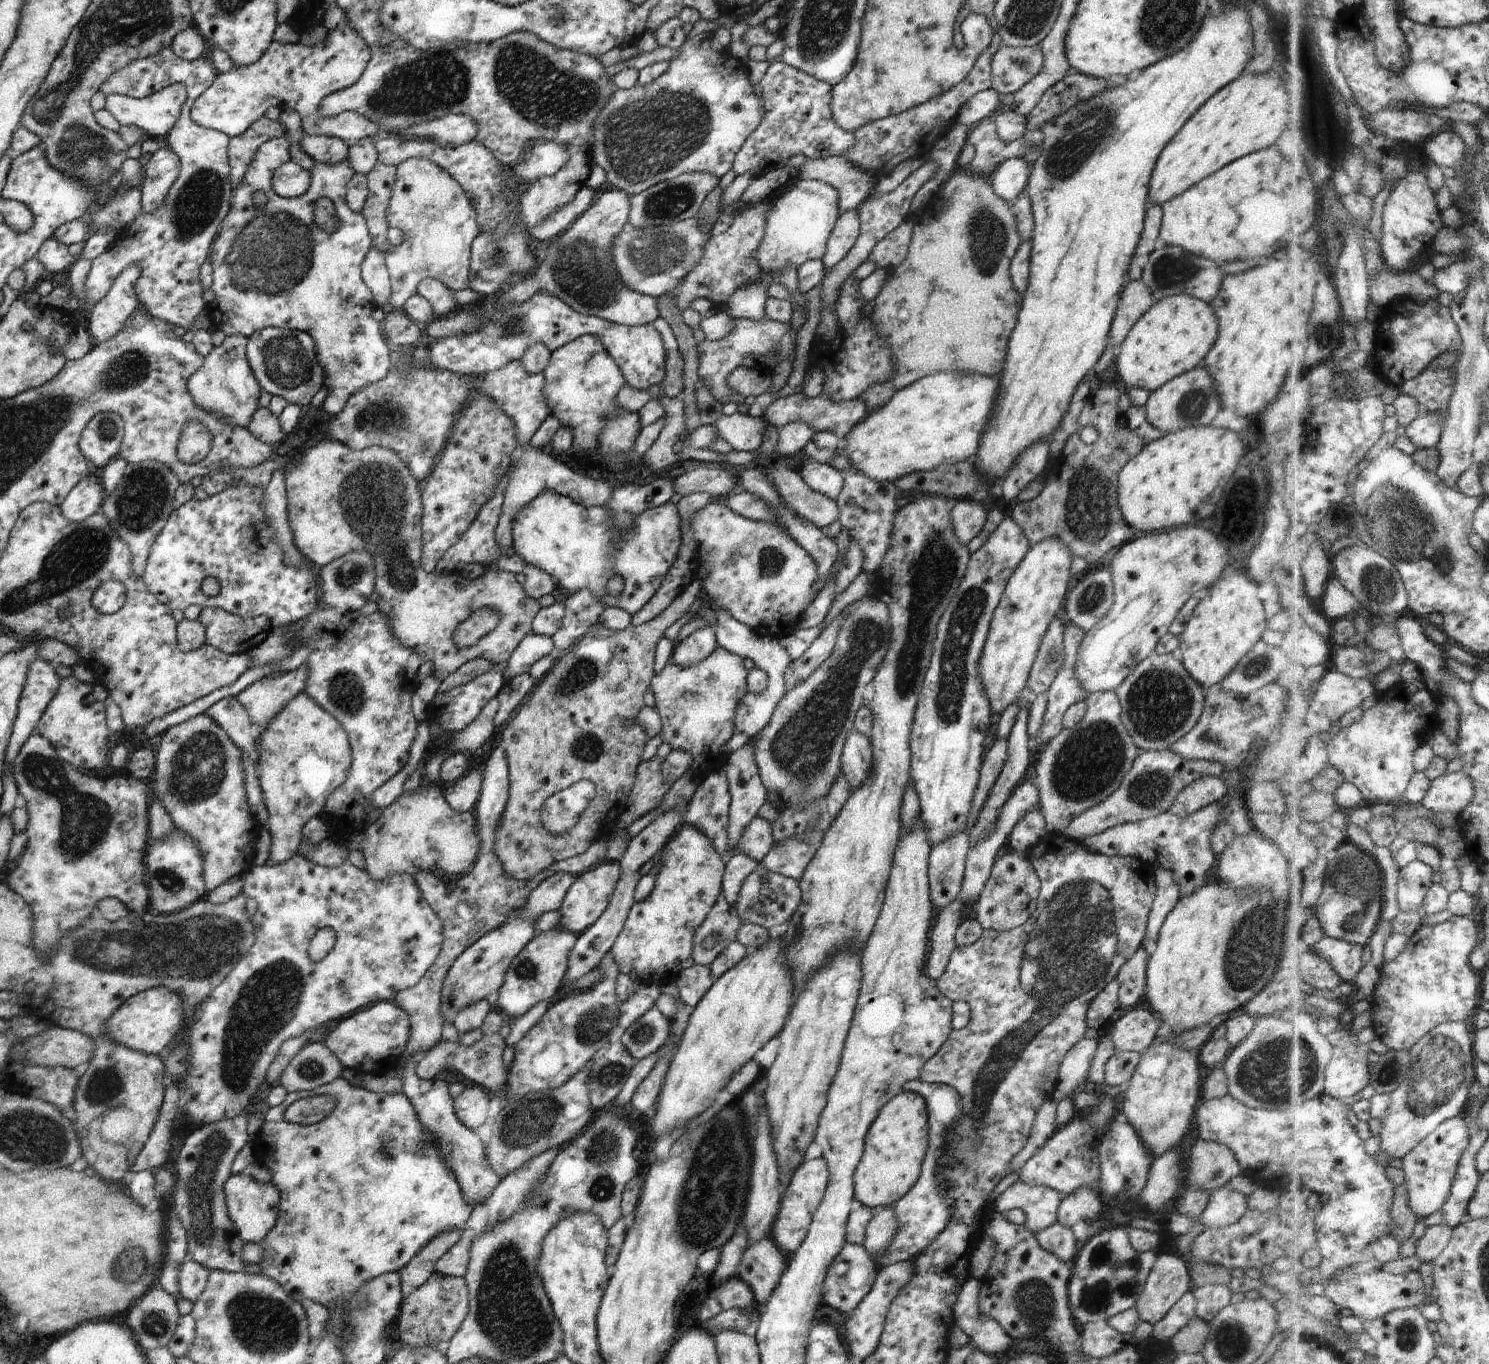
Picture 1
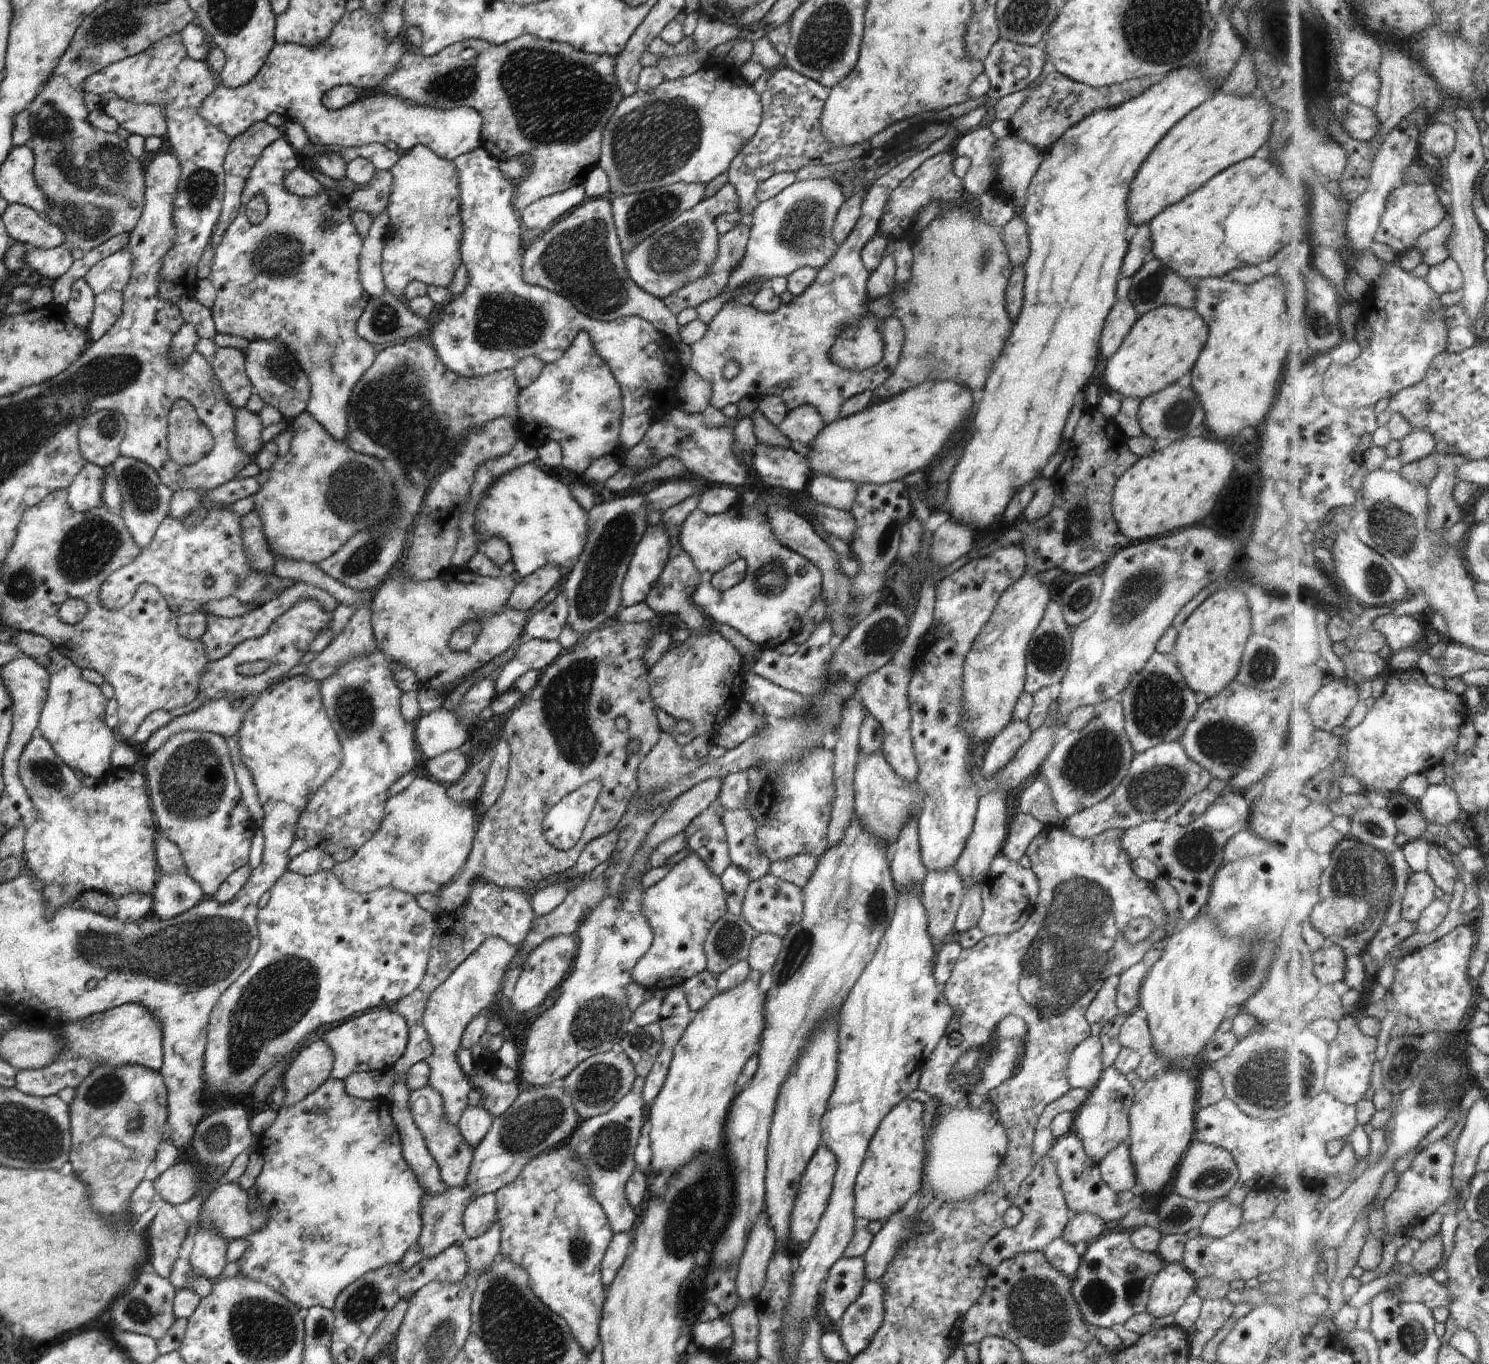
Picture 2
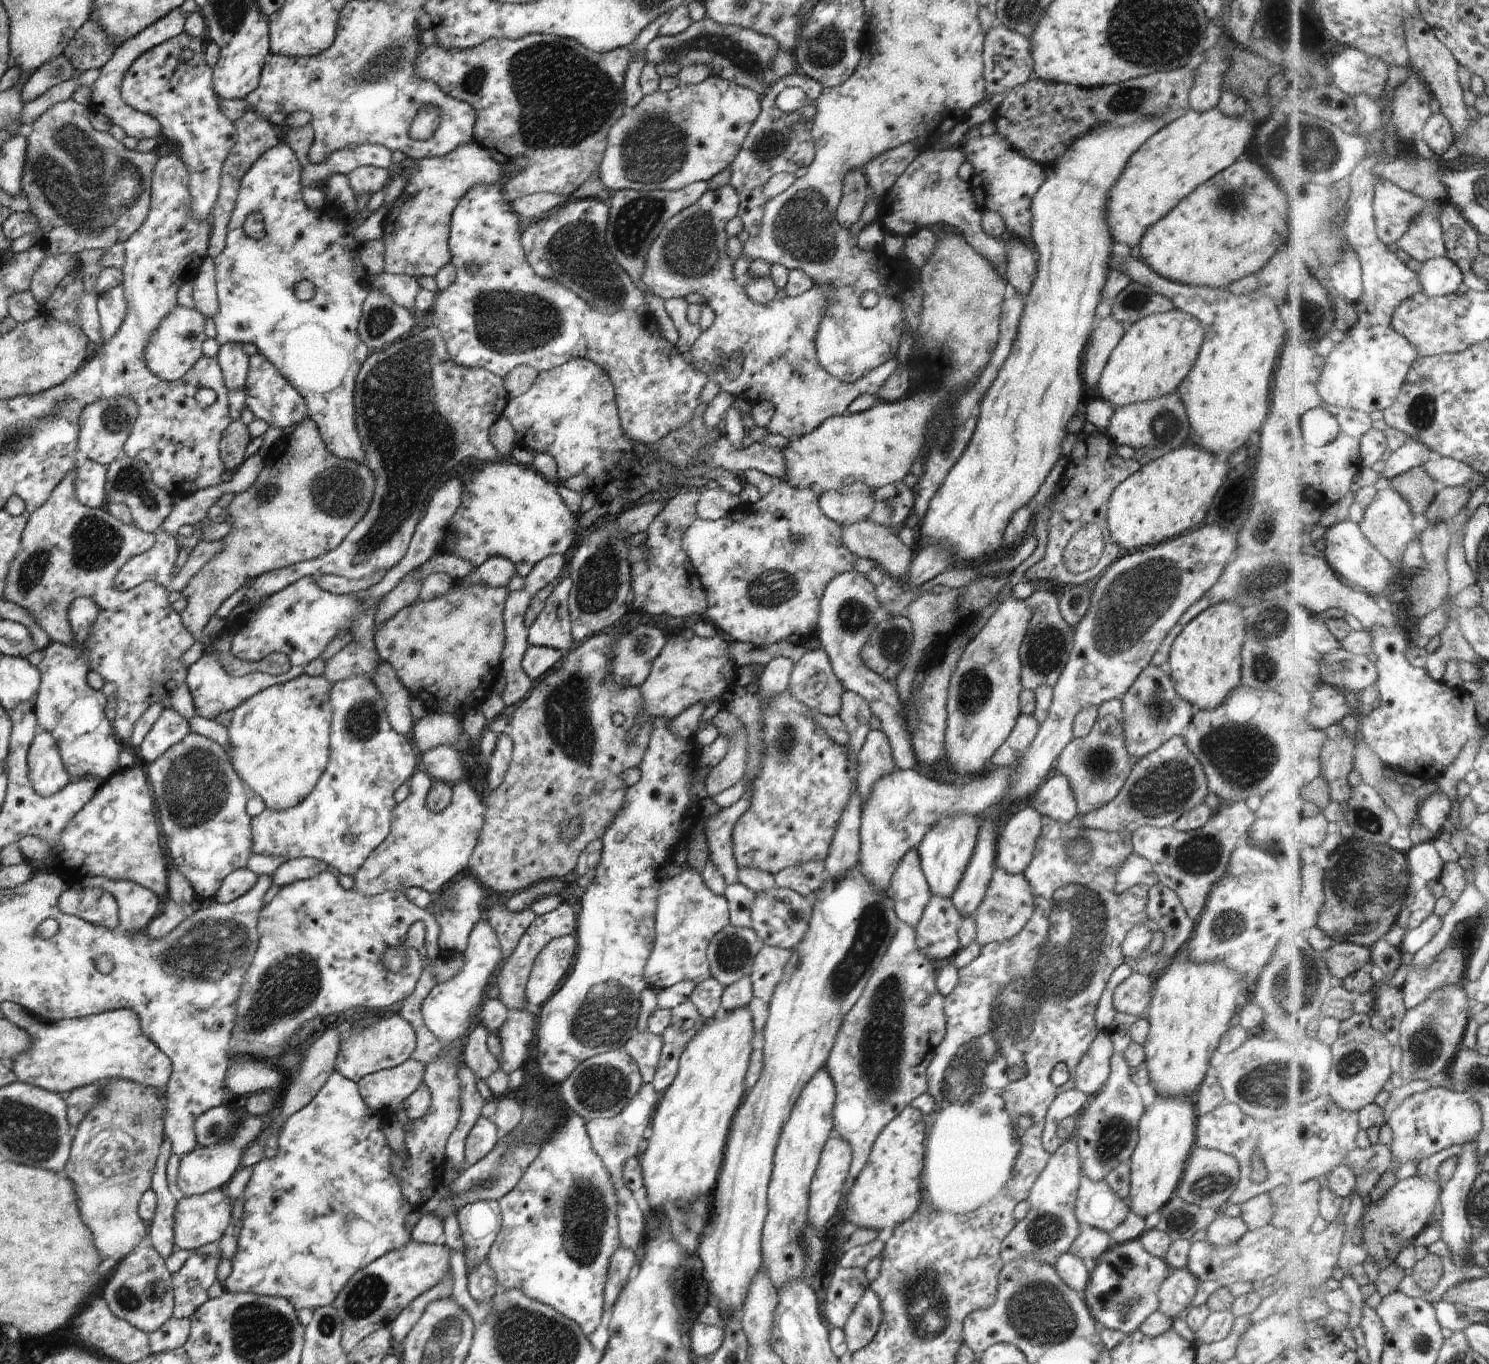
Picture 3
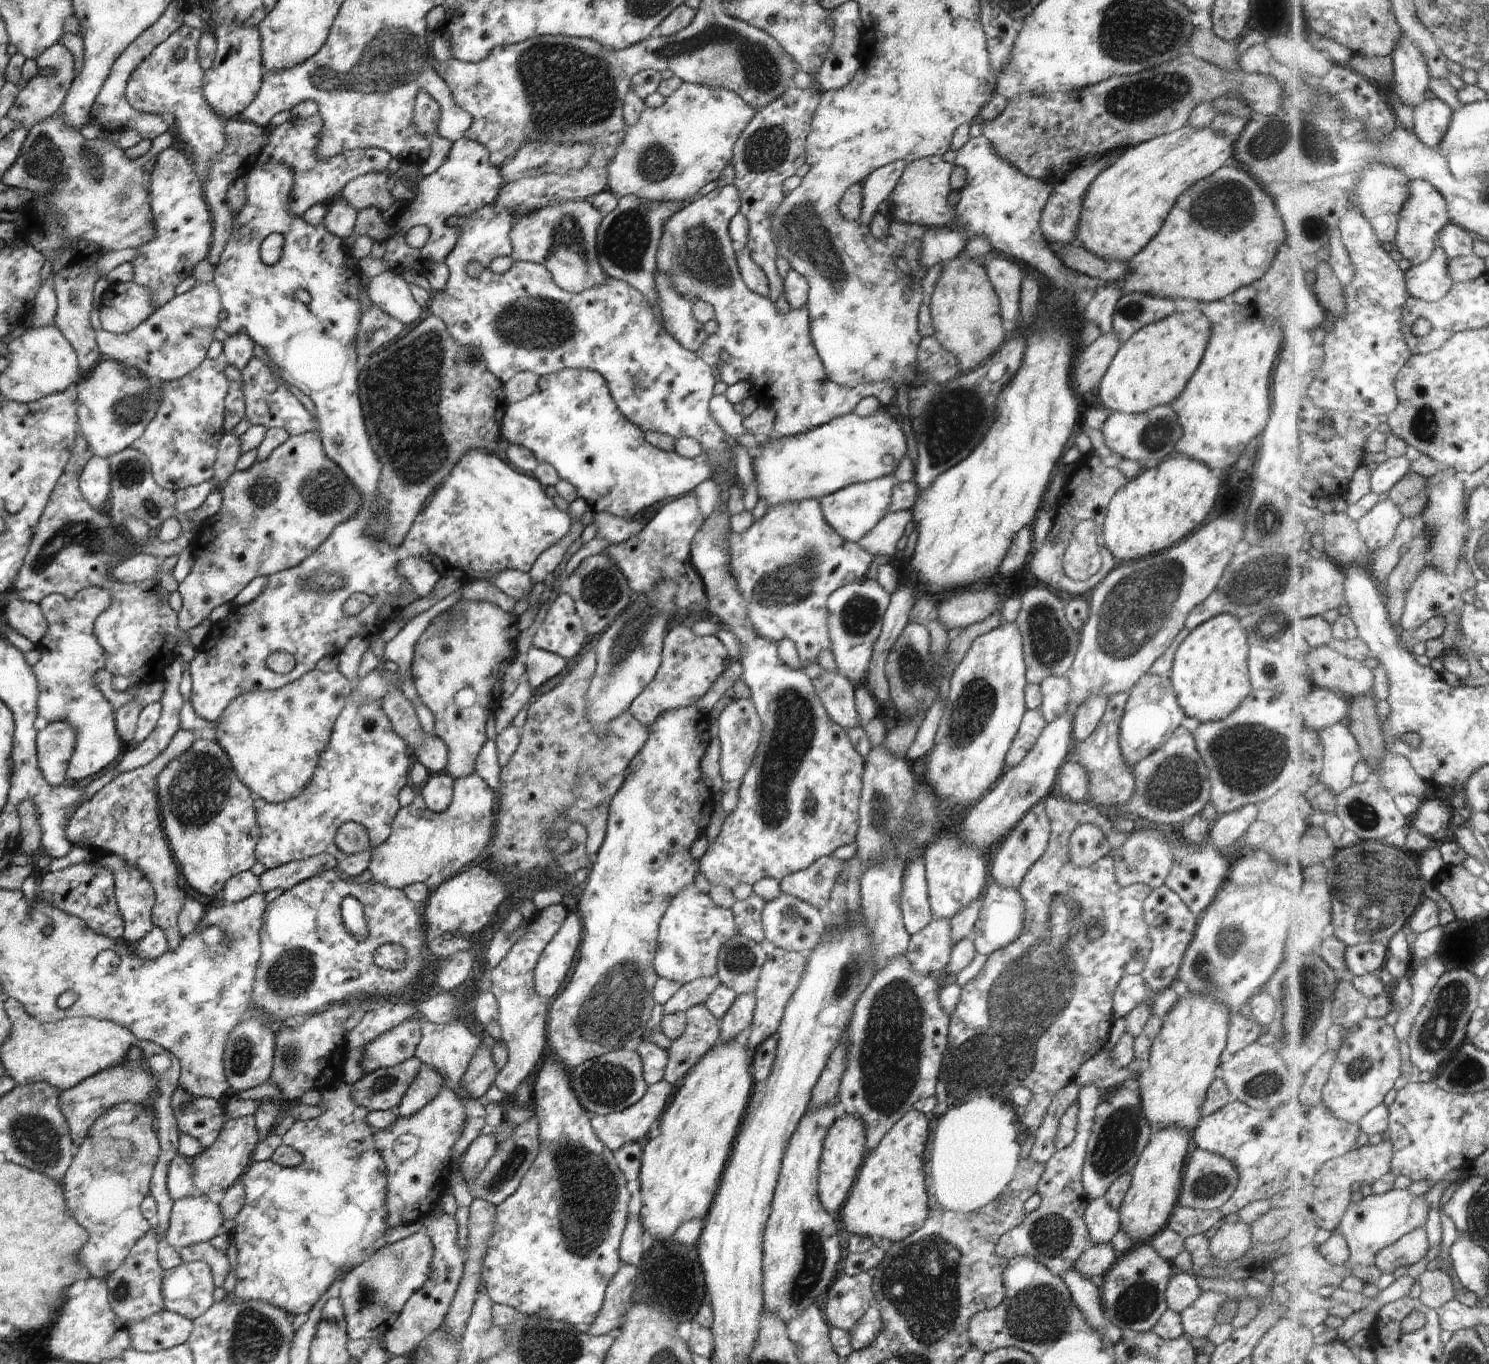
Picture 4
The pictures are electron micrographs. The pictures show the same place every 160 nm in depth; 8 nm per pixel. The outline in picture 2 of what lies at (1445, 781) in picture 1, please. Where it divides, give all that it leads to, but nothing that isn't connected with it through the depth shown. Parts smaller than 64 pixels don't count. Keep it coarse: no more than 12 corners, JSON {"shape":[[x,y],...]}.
{"shape":[[1448,784],[1430,785],[1419,801],[1430,823],[1460,820],[1462,803]]}

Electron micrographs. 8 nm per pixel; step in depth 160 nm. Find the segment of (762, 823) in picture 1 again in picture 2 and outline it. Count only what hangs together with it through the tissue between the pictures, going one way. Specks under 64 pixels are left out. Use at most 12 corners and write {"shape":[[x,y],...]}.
{"shape":[[748,809],[720,815],[731,864],[751,881],[769,873],[771,862],[756,844]]}

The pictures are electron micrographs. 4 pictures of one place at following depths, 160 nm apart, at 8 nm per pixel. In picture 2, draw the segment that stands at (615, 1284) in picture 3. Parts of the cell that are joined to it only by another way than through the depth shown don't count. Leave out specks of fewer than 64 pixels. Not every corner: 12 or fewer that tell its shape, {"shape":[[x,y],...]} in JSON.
{"shape":[[614,1233],[601,1262],[608,1290],[630,1253],[633,1239]]}

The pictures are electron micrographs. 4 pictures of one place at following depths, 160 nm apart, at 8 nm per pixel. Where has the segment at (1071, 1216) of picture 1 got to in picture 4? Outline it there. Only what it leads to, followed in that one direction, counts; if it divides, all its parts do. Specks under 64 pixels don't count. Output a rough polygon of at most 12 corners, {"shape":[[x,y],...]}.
{"shape":[[1093,1244],[1073,1268],[1084,1278],[1104,1278],[1117,1261],[1109,1244]]}

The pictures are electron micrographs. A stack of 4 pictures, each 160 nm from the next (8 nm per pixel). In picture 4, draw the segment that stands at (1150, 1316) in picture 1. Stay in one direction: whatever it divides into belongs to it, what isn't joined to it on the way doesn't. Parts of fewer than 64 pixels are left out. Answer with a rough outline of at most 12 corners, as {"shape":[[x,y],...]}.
{"shape":[[1176,1270],[1165,1290],[1170,1310],[1181,1313],[1201,1293],[1193,1273]]}

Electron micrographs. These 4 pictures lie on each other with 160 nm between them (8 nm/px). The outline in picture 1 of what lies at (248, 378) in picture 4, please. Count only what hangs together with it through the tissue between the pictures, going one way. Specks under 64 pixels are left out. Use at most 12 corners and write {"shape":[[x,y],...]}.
{"shape":[[268,327],[247,339],[260,388],[307,408],[325,378],[312,337]]}

